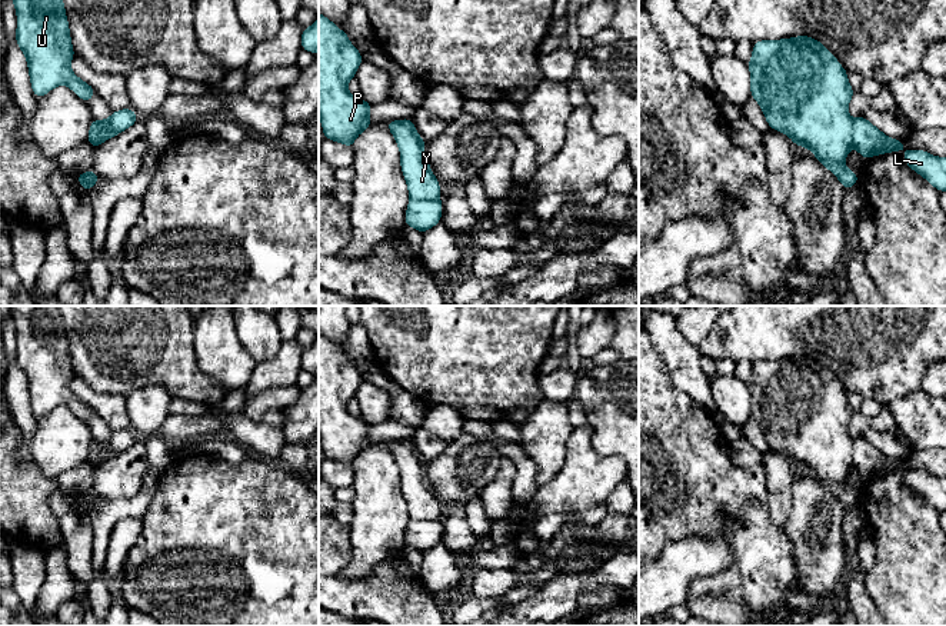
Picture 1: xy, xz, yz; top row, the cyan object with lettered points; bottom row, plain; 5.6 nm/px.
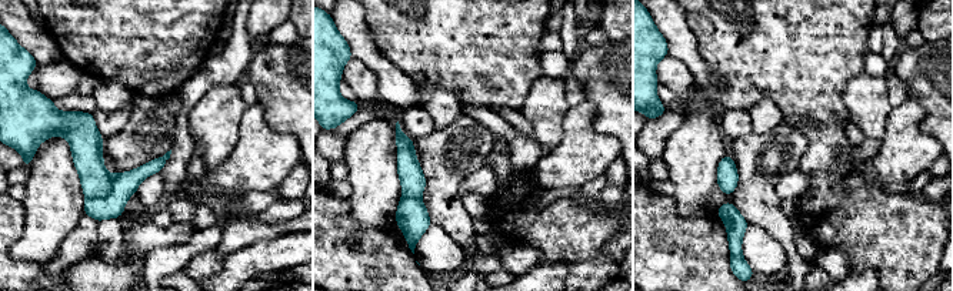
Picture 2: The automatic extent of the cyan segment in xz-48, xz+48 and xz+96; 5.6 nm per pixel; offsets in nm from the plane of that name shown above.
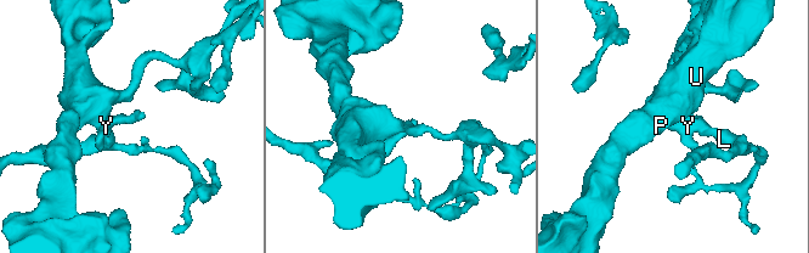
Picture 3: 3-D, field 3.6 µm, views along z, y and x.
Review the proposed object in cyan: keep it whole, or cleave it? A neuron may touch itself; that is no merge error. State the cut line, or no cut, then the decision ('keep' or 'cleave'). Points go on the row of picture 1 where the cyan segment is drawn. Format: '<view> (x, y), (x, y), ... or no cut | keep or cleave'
xz (410, 197), (437, 199) | cleave

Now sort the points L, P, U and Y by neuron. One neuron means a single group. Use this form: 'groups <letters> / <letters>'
groups L / P U Y

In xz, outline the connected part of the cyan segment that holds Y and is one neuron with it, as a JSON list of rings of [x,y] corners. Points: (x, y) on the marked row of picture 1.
[[[393,120],[384,124],[392,131],[400,149],[400,166],[403,170],[406,184],[409,187],[410,199],[439,199],[442,189],[427,163],[424,154],[426,141],[414,130],[413,120]]]

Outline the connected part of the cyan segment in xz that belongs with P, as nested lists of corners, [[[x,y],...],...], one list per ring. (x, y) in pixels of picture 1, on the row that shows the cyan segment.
[[[319,13],[319,117],[324,139],[353,147],[354,139],[374,123],[369,121],[372,104],[360,96],[347,91],[347,83],[354,77],[363,61],[360,51],[349,41],[349,36]]]

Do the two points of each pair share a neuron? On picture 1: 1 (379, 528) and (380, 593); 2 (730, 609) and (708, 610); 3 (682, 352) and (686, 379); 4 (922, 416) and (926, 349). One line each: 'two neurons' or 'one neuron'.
1: two neurons
2: one neuron
3: one neuron
4: two neurons

